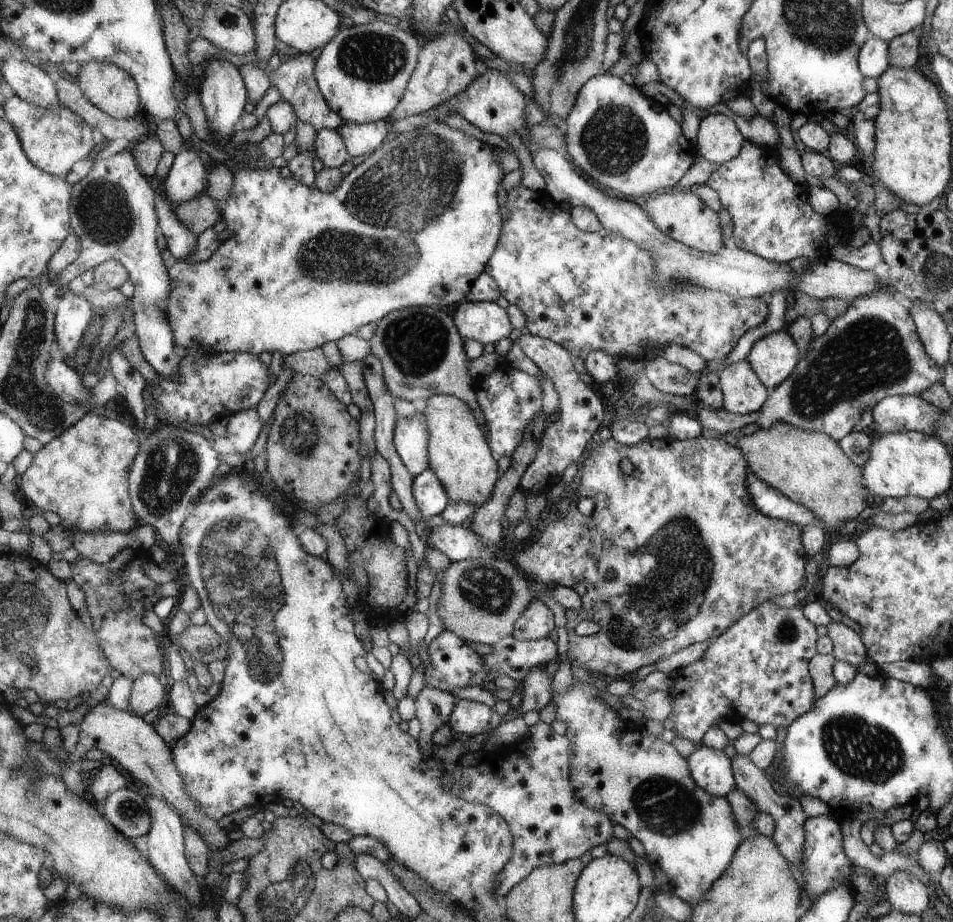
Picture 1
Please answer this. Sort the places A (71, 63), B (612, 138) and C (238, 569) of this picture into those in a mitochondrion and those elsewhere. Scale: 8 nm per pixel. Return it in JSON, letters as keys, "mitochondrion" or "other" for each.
{"A":"other","B":"mitochondrion","C":"mitochondrion"}

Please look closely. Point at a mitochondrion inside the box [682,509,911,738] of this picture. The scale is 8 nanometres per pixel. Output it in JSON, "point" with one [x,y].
{"point":[787,632]}

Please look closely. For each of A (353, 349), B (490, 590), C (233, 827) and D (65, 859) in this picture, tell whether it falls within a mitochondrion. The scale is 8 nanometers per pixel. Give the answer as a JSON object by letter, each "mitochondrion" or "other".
{"A":"other","B":"mitochondrion","C":"other","D":"other"}

